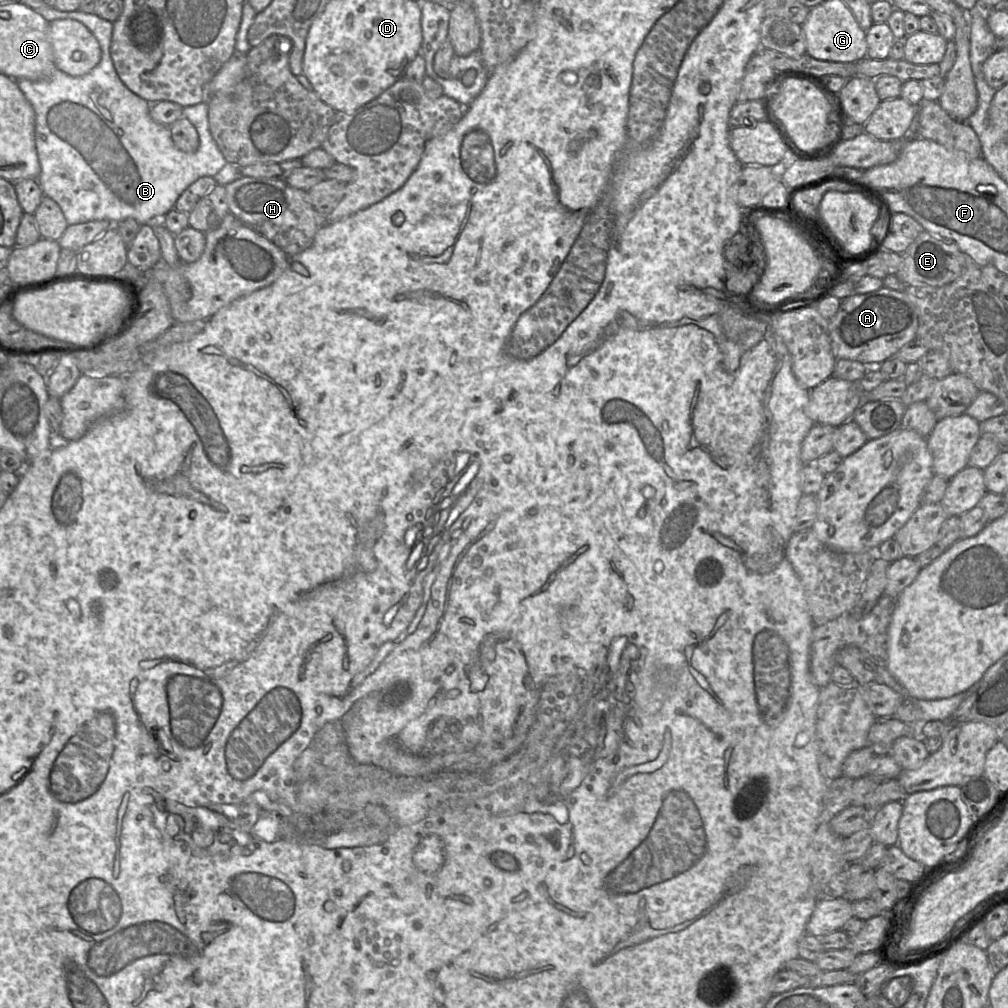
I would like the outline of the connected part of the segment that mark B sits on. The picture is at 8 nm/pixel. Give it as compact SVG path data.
M55 7L34 10L49 23L57 19L73 19L83 23L101 47L100 62L82 76L70 76L54 68L49 76L39 80L14 79L35 112L35 145L40 163L37 180L44 195L59 205L68 226L97 220L116 225L127 218L133 218L141 225L154 223L174 208L178 197L192 183L204 176L214 177L226 165L227 160L210 133L207 102L183 108L183 117L194 125L199 135L198 149L187 153L176 147L170 128L151 117L151 103L133 93L121 81L110 53L111 21L79 10L61 11Z

